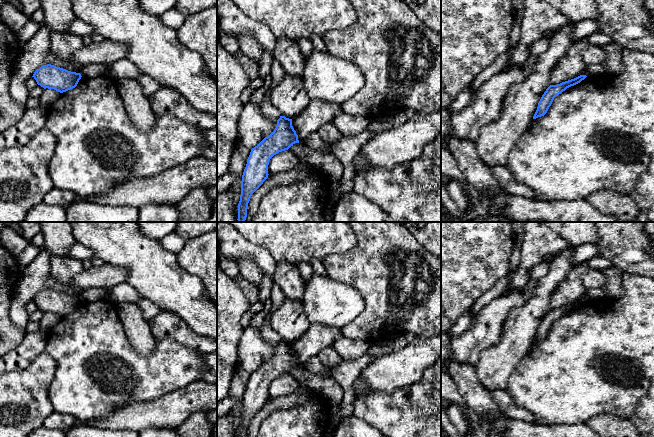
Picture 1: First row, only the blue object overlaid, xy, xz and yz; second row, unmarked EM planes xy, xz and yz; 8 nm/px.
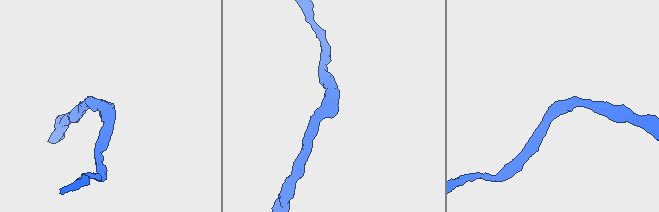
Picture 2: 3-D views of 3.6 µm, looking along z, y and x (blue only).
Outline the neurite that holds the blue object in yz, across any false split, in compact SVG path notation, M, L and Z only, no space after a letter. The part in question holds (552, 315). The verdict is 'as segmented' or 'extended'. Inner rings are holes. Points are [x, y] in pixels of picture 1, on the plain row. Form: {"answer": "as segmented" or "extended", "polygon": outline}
{"answer": "as segmented", "polygon": "M580 299L574 303L562 306L557 309L550 309L544 318L542 319L537 334L533 340L533 343L536 343L538 341L544 340L549 331L551 330L554 322L561 318L563 315L565 315L567 312L574 310L578 307L580 307L582 304L584 304L587 300L586 299Z"}

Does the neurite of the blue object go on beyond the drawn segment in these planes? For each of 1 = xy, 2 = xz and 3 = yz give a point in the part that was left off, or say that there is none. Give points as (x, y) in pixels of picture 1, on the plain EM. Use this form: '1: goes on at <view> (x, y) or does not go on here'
1: does not go on here
2: does not go on here
3: does not go on here

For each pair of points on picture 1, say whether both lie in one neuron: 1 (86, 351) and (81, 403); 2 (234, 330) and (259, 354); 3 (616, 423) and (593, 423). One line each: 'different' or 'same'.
1: same
2: different
3: same

